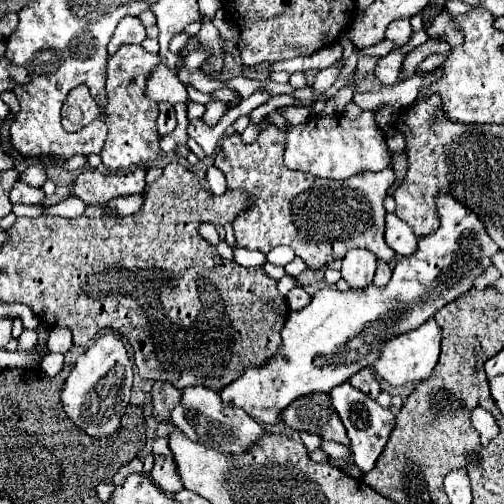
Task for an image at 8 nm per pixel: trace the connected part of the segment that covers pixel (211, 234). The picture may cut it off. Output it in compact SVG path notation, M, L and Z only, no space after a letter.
M202 222L202 224L198 226L198 232L200 232L200 236L202 236L204 240L208 240L212 246L216 246L218 240L220 240L220 236L218 236L214 224L210 224L210 222Z

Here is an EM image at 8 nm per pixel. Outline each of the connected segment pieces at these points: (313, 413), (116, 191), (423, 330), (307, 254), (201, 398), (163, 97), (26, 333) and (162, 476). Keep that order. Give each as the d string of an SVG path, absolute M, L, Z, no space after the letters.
M308 394L294 400L284 412L282 422L294 430L318 434L324 440L348 444L346 430L336 416L328 394Z
M136 168L128 174L100 174L98 170L84 170L76 176L72 192L86 204L106 204L118 196L142 194L146 170Z
M430 318L420 328L388 340L384 344L384 348L382 348L382 358L376 360L376 364L374 364L376 374L382 376L392 386L402 386L406 382L420 384L422 380L426 380L432 374L432 370L434 370L434 366L438 362L438 356L440 356L440 338L442 338L442 330L436 324L436 320Z
M270 124L260 132L256 142L244 144L242 136L234 132L228 138L224 138L220 150L216 152L214 164L224 172L228 190L240 190L250 196L250 206L242 210L232 222L238 246L244 246L248 250L260 250L266 254L274 246L286 244L286 246L292 246L296 250L296 256L300 256L308 264L308 268L314 268L314 270L324 266L330 260L344 258L350 246L366 248L374 252L378 260L390 262L394 256L394 250L384 240L386 210L382 202L384 202L384 196L388 194L388 188L394 182L392 168L384 168L382 172L360 172L358 176L352 176L348 180L328 180L328 178L318 178L306 172L296 172L286 168L284 148L286 148L286 128L278 128L276 124Z
M192 386L184 390L180 404L172 410L172 422L178 428L182 428L182 432L186 432L190 440L206 448L216 448L216 452L226 452L226 454L246 452L246 448L258 444L258 438L262 440L262 436L266 436L266 430L250 416L246 416L244 410L222 404L218 392L212 392L202 386Z
M164 60L156 66L156 70L150 74L146 82L146 96L154 102L166 102L170 106L178 102L190 102L186 86L178 80L176 74L172 74Z
M24 329L19 337L19 351L29 350L34 347L38 341L38 330Z
M156 438L152 444L154 452L154 468L152 478L164 492L180 492L182 480L178 480L178 470L174 468L174 456L170 456L170 446L166 444L166 438Z

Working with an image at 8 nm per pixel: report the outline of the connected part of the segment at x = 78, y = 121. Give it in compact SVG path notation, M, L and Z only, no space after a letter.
M88 86L74 88L66 98L61 110L61 124L67 132L75 132L92 120L100 118L100 108L90 96Z

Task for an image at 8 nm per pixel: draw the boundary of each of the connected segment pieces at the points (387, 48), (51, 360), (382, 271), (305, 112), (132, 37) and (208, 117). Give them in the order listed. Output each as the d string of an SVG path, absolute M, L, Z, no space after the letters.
M385 39L382 42L378 43L377 45L364 49L362 51L362 54L371 53L378 54L380 56L385 56L392 51L393 46L394 46L393 41Z
M48 354L44 360L42 360L42 370L48 374L48 376L56 376L60 370L62 370L62 364L64 364L64 356L62 354Z
M378 262L376 274L374 274L374 284L376 284L376 286L384 286L384 284L390 280L390 274L392 274L390 266L388 266L388 264L382 264L382 262Z
M282 106L280 114L290 124L302 124L302 122L306 122L312 116L312 110L308 106Z
M126 16L126 18L120 20L120 24L116 28L116 32L114 32L114 36L108 44L108 52L114 54L122 44L134 44L134 42L138 44L142 40L146 40L144 24L136 16Z
M210 100L208 104L206 104L206 114L202 116L204 120L206 120L206 124L208 126L214 126L220 118L222 118L222 114L228 110L228 106L224 104L224 102L218 102L218 100Z

